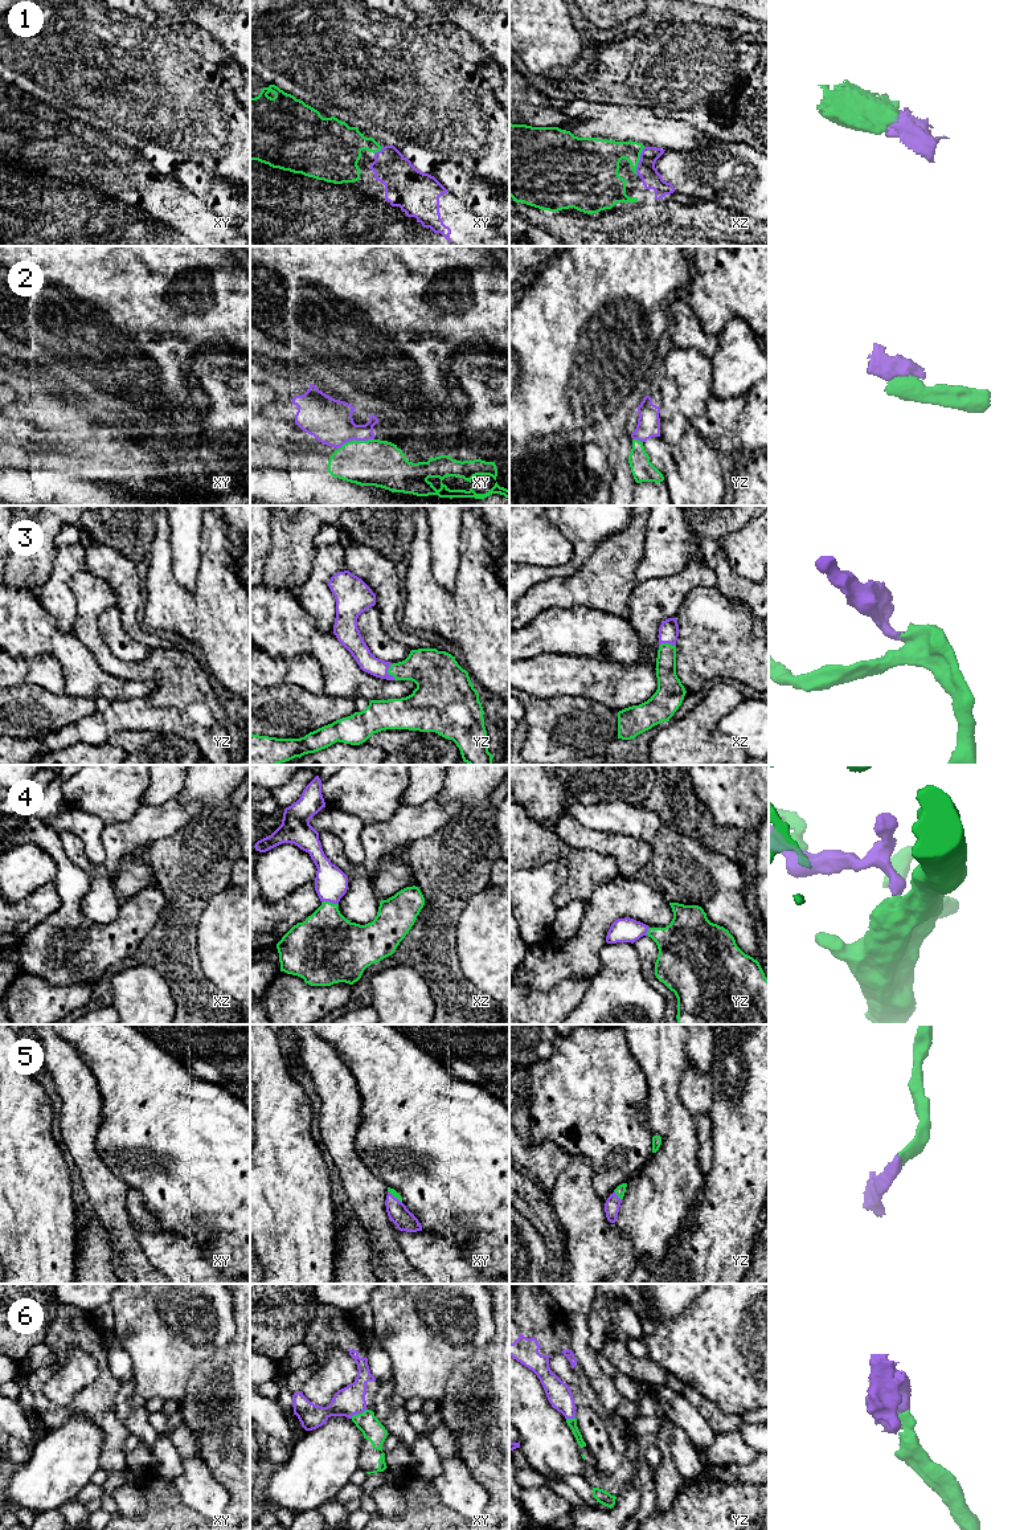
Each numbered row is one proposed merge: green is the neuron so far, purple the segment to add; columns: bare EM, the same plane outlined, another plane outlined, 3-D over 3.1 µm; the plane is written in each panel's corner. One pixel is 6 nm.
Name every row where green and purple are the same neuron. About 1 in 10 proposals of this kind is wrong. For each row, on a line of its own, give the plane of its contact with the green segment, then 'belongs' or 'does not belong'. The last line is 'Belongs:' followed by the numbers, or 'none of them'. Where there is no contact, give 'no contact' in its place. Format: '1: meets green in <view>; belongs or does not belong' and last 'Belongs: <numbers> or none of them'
1: meets green in xz; belongs
2: meets green in xy; belongs
3: meets green in yz; belongs
4: meets green in xz; belongs
5: meets green in yz; belongs
6: meets green in xy; belongs
Belongs: 1, 2, 3, 4, 5, 6

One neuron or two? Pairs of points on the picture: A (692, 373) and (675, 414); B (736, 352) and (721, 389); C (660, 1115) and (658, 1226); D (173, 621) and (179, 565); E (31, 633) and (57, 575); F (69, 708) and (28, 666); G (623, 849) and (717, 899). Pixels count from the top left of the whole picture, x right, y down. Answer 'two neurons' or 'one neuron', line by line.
A: one neuron
B: one neuron
C: one neuron
D: two neurons
E: two neurons
F: two neurons
G: two neurons

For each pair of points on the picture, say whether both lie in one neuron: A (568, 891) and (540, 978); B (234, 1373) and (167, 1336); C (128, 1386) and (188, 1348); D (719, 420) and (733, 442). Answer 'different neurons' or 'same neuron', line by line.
A: different neurons
B: different neurons
C: different neurons
D: same neuron

